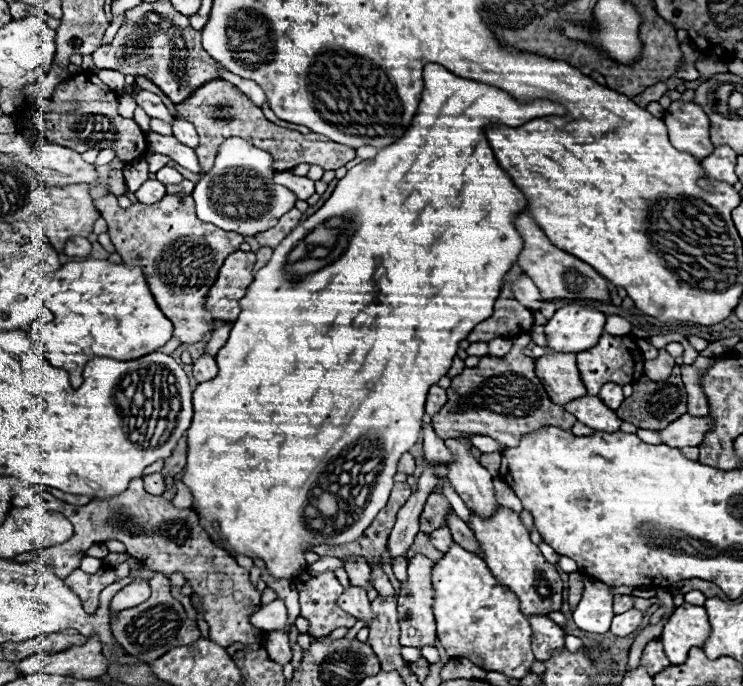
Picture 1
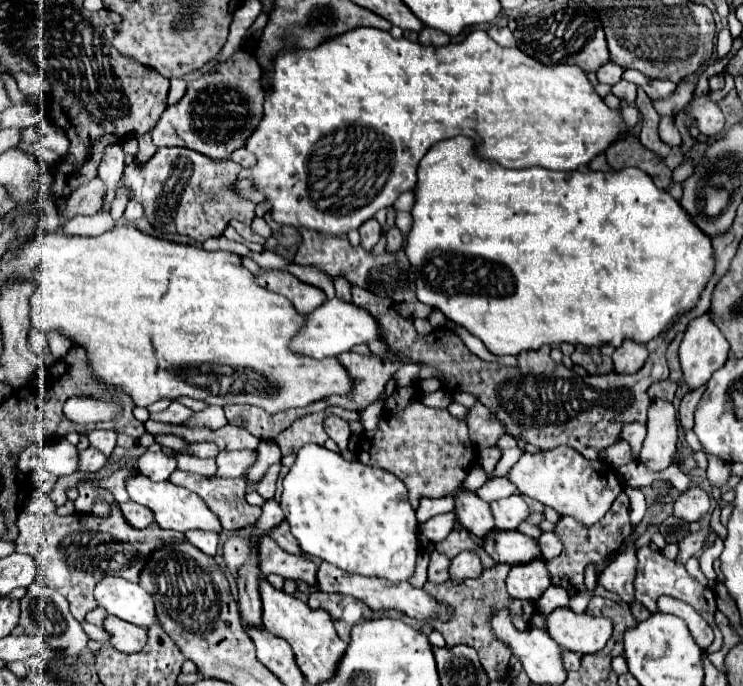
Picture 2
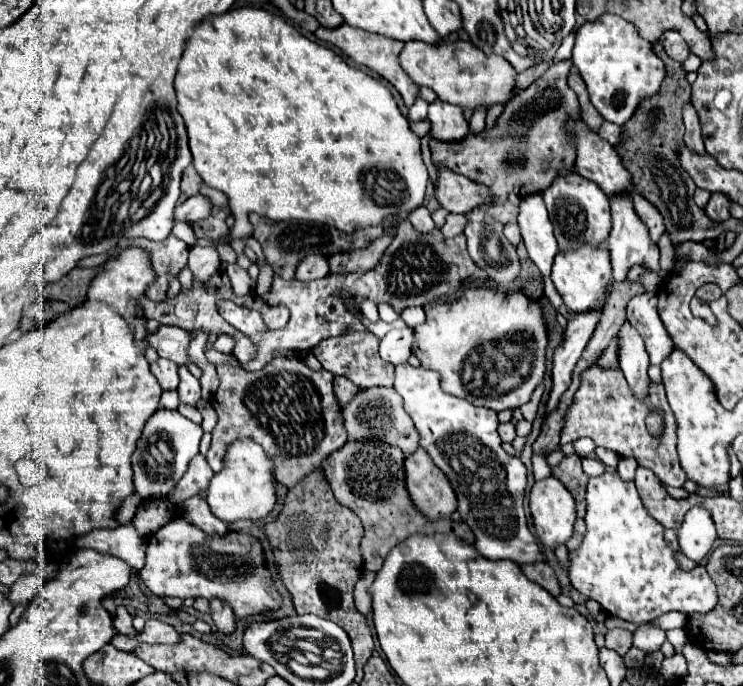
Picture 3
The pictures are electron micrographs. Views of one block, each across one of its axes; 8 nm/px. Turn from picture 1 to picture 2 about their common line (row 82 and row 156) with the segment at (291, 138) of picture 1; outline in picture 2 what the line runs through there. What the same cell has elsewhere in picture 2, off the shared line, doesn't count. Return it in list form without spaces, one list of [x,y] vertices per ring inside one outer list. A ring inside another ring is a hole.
[[[238,50],[226,62],[214,66],[208,74],[200,76],[198,80],[188,82],[188,92],[174,104],[168,106],[162,114],[160,122],[152,130],[152,142],[160,146],[184,146],[198,154],[206,154],[214,160],[230,160],[230,154],[242,146],[246,146],[246,138],[258,128],[262,120],[262,104],[264,104],[264,90],[260,86],[260,66],[248,52]]]

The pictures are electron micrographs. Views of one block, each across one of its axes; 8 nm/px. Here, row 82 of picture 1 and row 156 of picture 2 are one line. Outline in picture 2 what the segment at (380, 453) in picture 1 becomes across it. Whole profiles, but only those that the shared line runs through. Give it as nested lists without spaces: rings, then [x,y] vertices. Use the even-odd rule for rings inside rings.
[[[456,136],[450,140],[440,140],[434,144],[418,166],[418,182],[414,188],[412,206],[412,230],[406,234],[406,256],[410,260],[410,270],[416,276],[416,296],[422,304],[440,310],[446,318],[466,328],[470,334],[478,336],[484,346],[496,354],[520,354],[522,350],[538,350],[542,344],[582,344],[582,346],[602,346],[614,344],[618,348],[626,338],[640,344],[648,344],[656,338],[670,320],[682,312],[696,306],[700,292],[714,272],[712,244],[706,234],[688,218],[682,206],[664,190],[658,190],[652,178],[638,168],[624,168],[618,172],[554,172],[548,168],[532,166],[522,170],[510,170],[498,162],[490,162],[478,156],[472,138]]]

